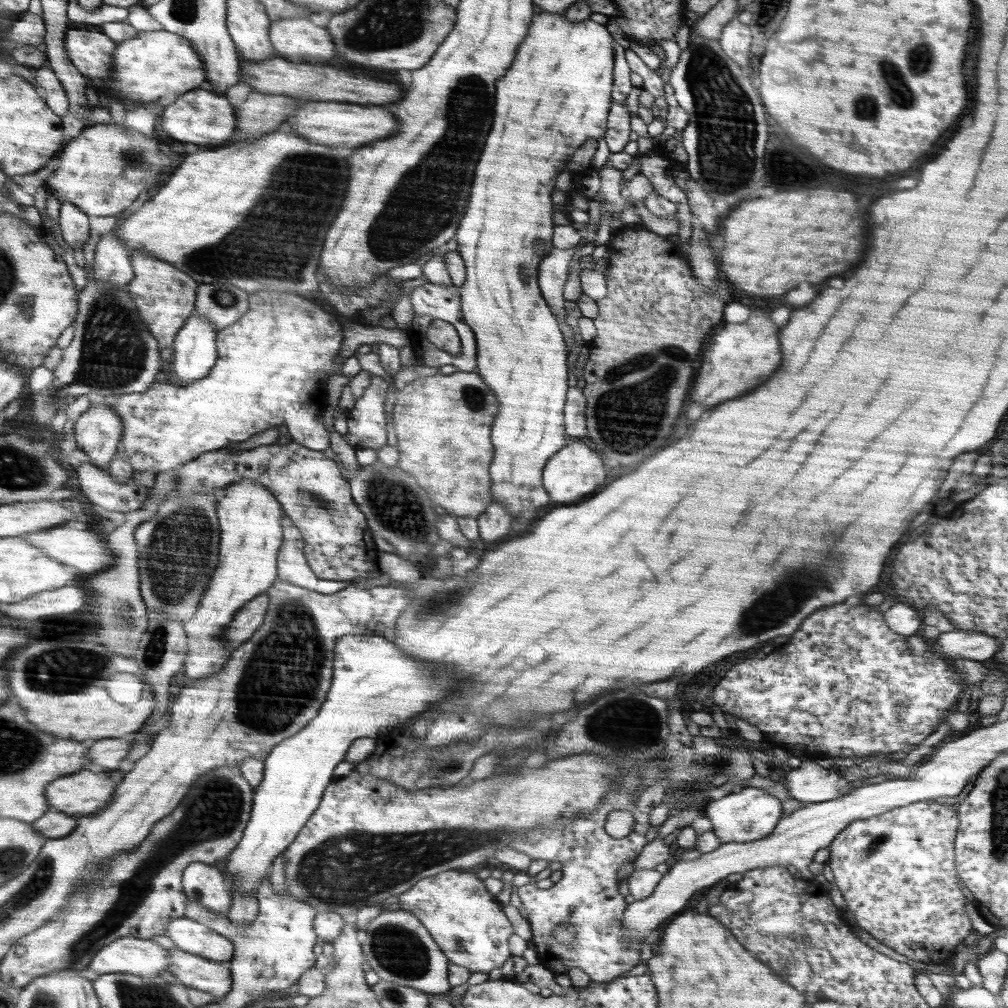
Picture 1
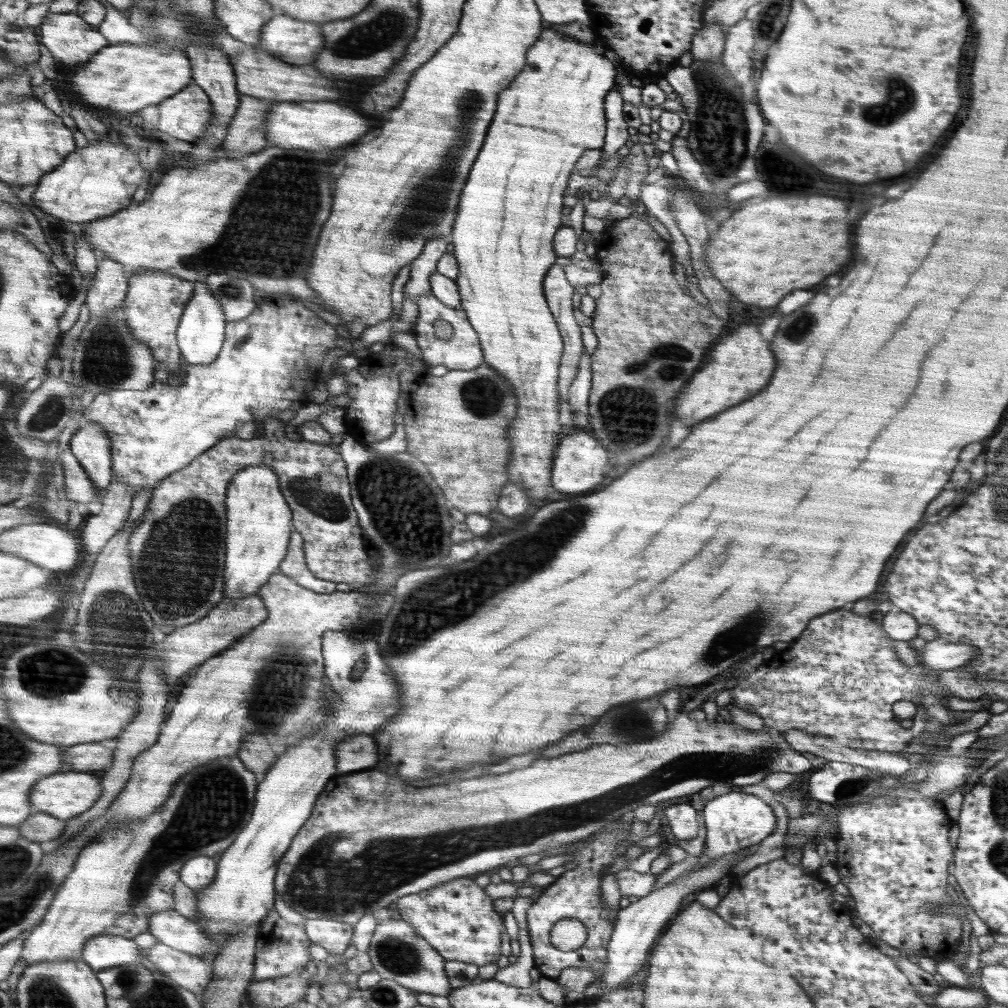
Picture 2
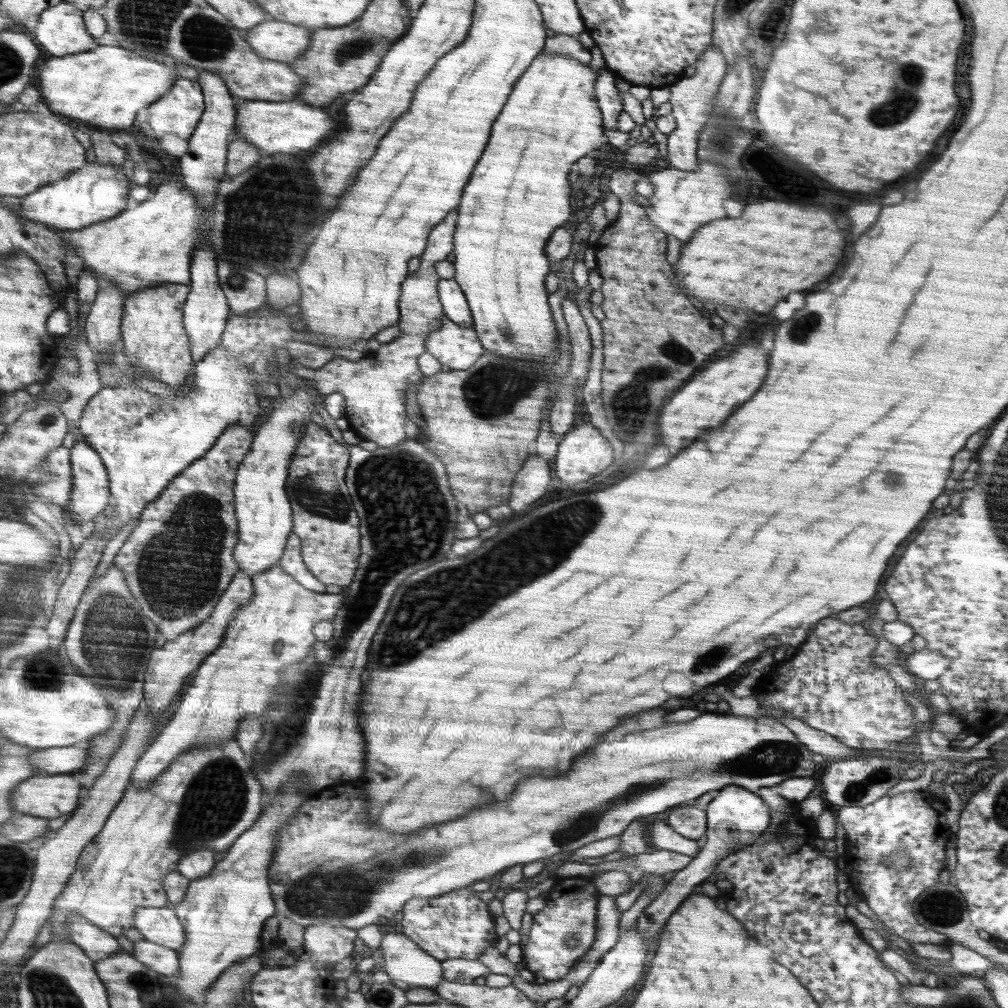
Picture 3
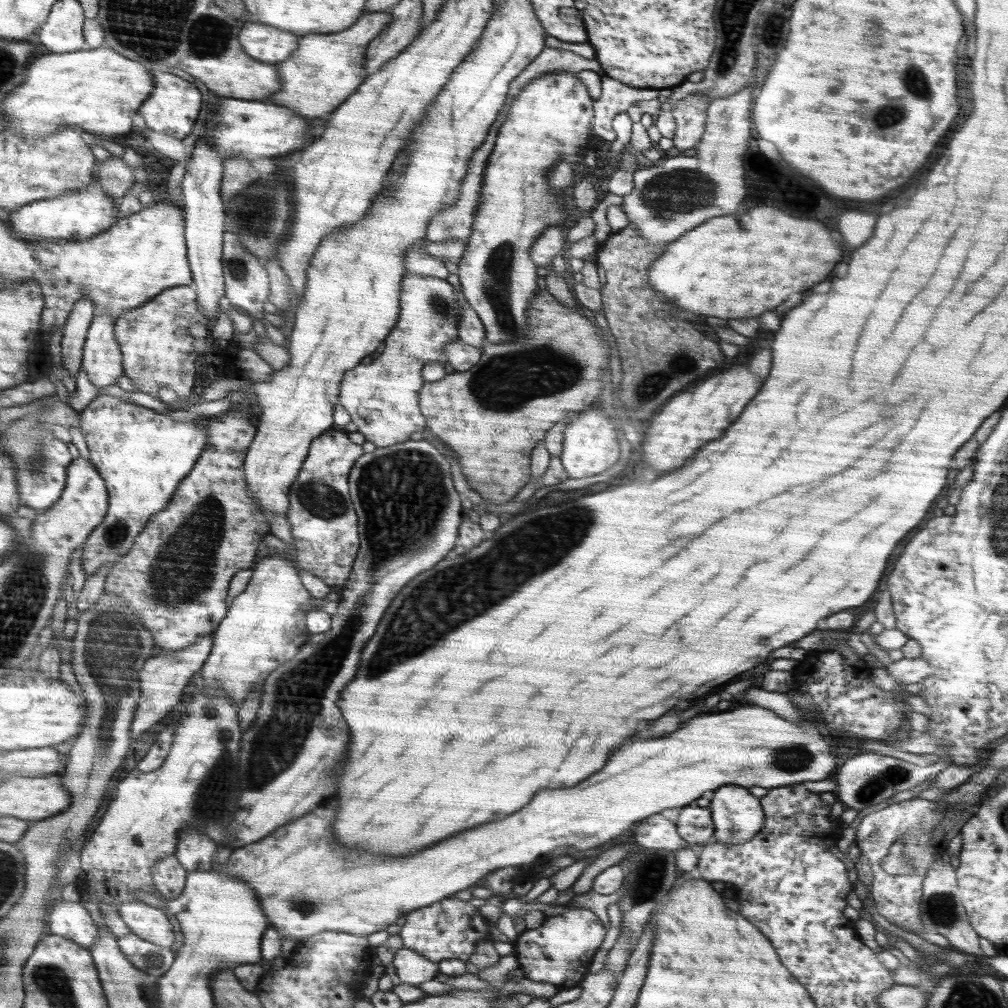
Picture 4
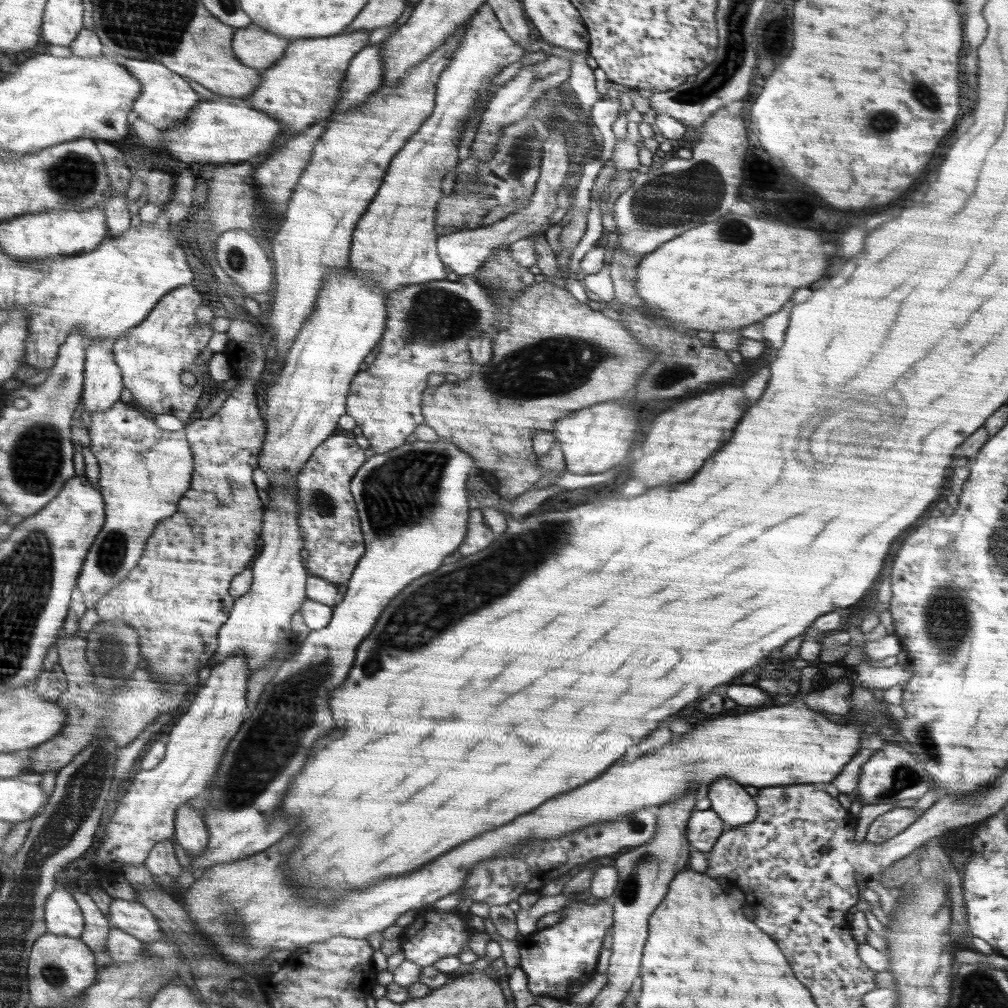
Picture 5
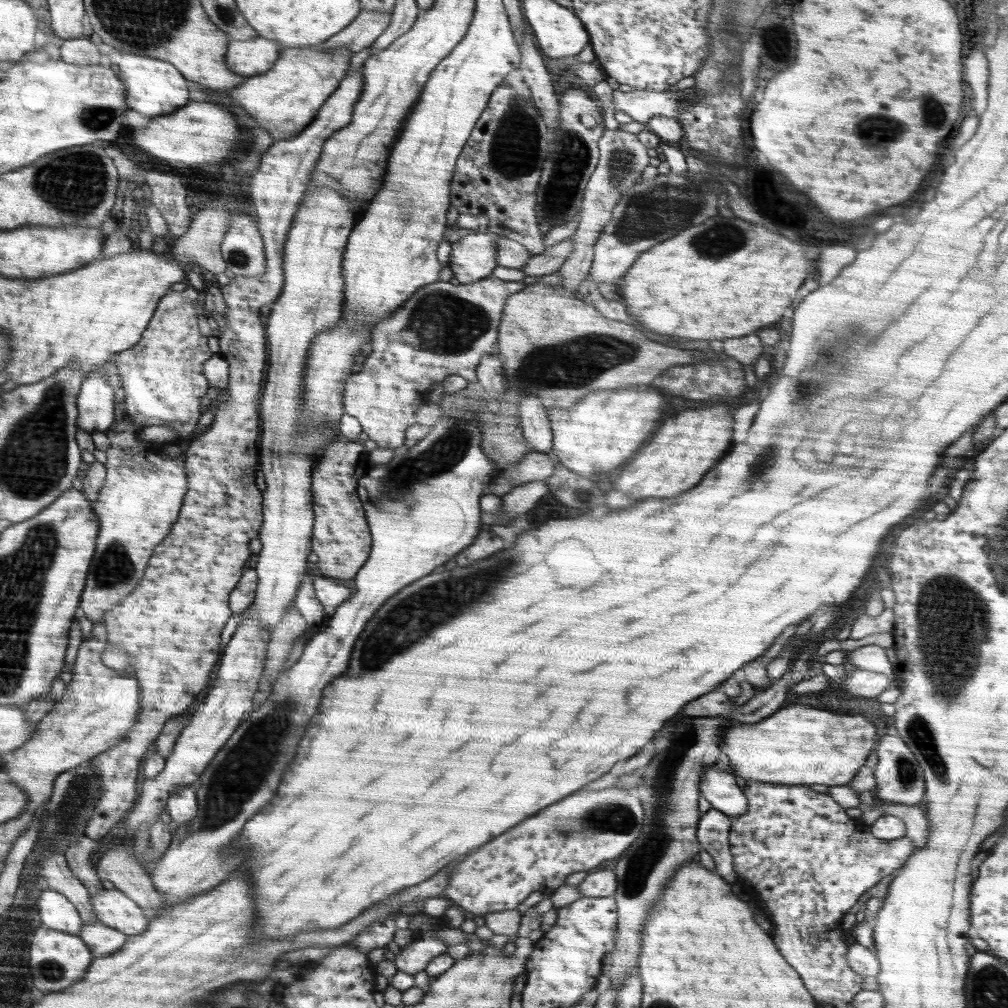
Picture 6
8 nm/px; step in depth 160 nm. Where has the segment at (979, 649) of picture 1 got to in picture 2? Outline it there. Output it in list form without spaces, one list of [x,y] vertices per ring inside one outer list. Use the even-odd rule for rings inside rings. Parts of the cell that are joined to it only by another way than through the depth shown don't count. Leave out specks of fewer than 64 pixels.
[[[936,638],[932,642],[928,641],[922,651],[919,652],[918,659],[929,672],[941,672],[942,670],[952,670],[963,666],[971,658],[974,658],[975,648],[972,645],[960,642],[946,642],[941,638]]]

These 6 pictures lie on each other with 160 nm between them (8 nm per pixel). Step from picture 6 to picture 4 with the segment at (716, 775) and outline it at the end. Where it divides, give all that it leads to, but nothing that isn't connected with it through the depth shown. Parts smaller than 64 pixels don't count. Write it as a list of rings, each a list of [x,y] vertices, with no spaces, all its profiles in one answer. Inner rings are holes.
[[[738,785],[716,789],[709,810],[716,842],[729,845],[750,840],[763,828],[766,820],[760,800]]]

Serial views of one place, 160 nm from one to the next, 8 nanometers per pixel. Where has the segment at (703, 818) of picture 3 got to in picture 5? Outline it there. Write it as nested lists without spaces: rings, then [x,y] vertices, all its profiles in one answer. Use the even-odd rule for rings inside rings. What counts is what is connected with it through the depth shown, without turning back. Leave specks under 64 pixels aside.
[[[694,810],[687,825],[687,838],[697,851],[708,853],[725,831],[724,821],[714,810]]]

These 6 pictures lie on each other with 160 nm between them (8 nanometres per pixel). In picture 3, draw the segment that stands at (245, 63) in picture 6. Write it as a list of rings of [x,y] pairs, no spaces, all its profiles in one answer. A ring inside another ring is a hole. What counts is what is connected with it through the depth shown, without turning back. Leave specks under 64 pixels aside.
[[[270,19],[256,25],[254,29],[242,32],[252,50],[268,60],[294,62],[310,46],[310,30],[288,22]]]

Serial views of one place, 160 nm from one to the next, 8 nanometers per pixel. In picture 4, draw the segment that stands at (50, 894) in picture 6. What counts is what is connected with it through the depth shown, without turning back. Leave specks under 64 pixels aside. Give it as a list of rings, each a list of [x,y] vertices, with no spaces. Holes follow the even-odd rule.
[[[59,897],[48,915],[50,935],[60,935],[89,948],[97,939],[98,926],[81,902],[65,902]]]

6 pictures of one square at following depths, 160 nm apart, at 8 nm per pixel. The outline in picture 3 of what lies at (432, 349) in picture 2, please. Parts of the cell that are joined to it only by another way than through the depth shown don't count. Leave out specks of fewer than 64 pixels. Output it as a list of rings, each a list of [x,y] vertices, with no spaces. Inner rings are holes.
[[[446,315],[442,327],[429,334],[425,347],[441,364],[454,370],[469,370],[480,355],[486,352],[473,328],[460,327]]]

